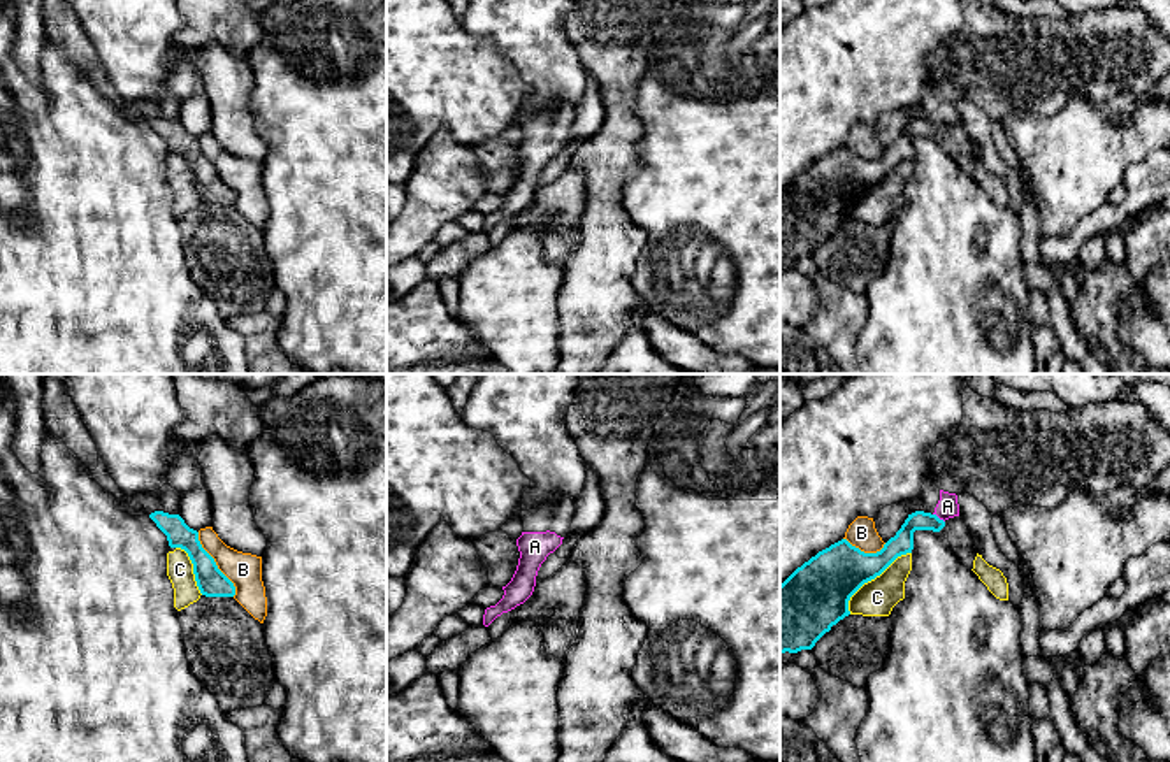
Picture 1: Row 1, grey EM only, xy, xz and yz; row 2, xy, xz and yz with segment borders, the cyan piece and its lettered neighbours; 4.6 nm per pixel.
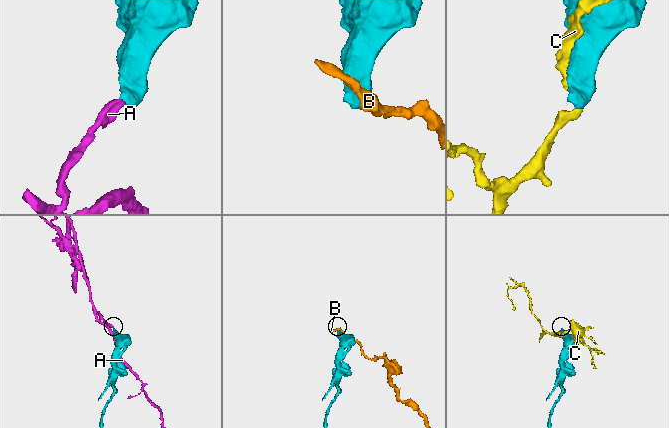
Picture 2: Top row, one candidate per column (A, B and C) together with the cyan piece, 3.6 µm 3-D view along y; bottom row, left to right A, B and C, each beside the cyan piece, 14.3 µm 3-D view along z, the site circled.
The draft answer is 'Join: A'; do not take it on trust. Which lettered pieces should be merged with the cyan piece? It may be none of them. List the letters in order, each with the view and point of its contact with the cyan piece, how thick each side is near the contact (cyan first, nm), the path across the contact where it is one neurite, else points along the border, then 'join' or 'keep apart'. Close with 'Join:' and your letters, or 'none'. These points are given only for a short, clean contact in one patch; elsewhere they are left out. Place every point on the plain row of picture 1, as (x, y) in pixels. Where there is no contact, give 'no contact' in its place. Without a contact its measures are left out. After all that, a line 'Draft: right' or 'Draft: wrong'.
A: yz (937, 123) | 100/100 nm | along yz (933, 120), (944, 129) | keep apart
B: xy (215, 171) | 140/160 nm | keep apart
C: yz (872, 185) | 280/170 nm | keep apart
Join: none
Draft: wrong

